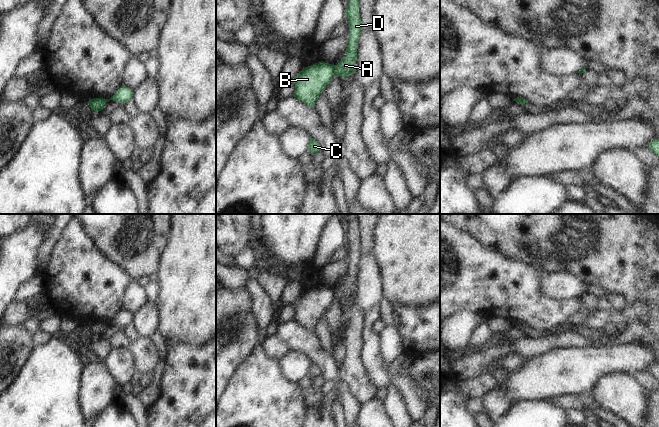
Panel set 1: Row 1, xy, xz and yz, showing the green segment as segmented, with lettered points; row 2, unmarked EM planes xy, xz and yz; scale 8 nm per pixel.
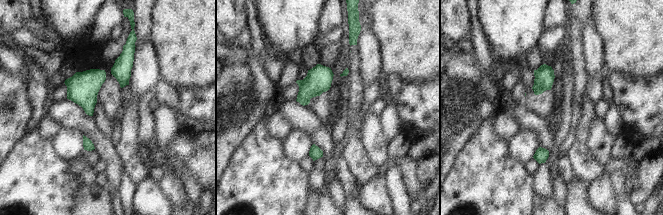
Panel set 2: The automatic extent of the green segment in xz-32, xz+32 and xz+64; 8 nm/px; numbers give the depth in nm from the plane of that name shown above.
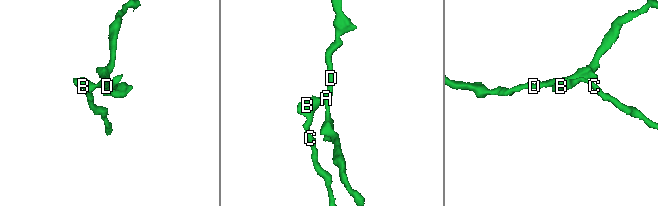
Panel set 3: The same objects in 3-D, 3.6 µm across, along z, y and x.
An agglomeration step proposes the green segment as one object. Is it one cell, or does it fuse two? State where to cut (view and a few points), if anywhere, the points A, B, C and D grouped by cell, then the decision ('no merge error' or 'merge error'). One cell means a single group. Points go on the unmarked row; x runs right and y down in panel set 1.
cut in xz along (332, 288), (335, 298); A D / B C; merge error

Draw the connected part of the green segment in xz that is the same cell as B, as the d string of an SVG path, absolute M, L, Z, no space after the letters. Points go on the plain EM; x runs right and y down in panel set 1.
M323 285L303 293L292 304L294 321L314 333L315 325L335 300L333 288Z

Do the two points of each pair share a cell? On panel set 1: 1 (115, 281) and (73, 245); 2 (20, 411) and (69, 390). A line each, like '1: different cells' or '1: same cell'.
1: same cell
2: same cell

